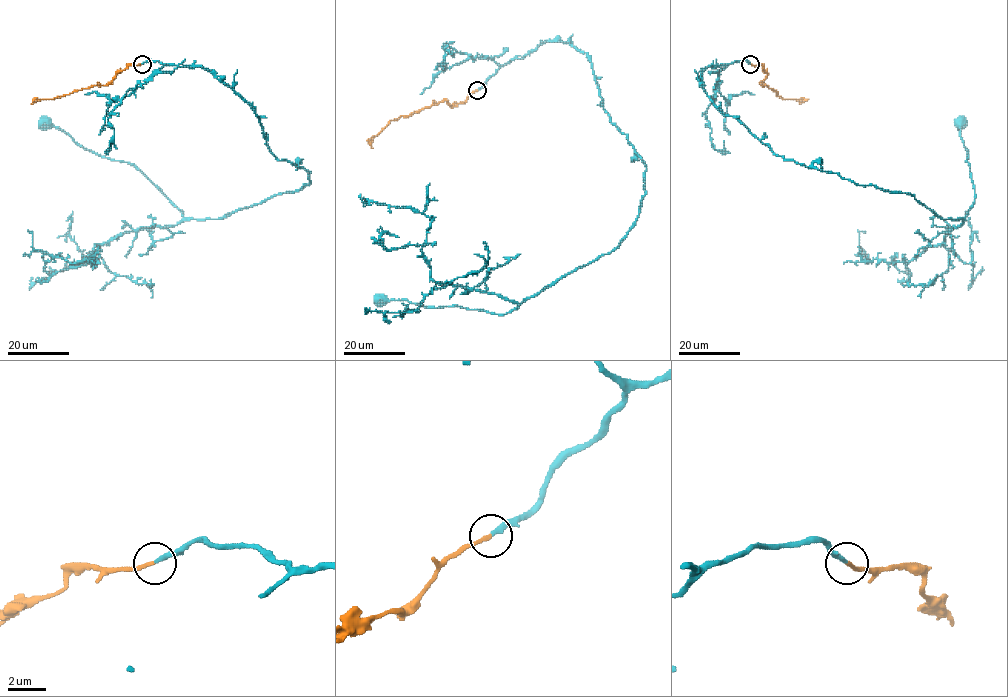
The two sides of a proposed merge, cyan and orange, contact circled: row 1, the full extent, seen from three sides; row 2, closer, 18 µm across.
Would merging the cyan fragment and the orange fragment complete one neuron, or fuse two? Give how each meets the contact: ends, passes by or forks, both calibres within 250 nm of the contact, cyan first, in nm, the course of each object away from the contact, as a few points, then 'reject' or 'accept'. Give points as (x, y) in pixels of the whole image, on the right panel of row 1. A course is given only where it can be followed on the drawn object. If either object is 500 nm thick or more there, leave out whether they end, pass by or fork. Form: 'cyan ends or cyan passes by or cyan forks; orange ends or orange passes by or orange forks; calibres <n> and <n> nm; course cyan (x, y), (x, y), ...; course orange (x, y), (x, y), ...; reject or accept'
cyan ends; orange ends; calibres 240 and 190 nm; course cyan (750, 64), (702, 71), (724, 115), (785, 160), (906, 192), (940, 218), (963, 218), (975, 198), (961, 123); course orange (750, 64), (762, 65), (767, 74), (760, 83), (784, 99), (809, 99); accept

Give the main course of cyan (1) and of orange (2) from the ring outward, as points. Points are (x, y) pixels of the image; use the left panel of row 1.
1: (142, 64), (222, 79), (251, 105), (273, 154), (310, 182), (221, 218), (185, 218), (135, 166), (44, 123)
2: (142, 64), (128, 65), (106, 85), (94, 85), (53, 99), (37, 99)

